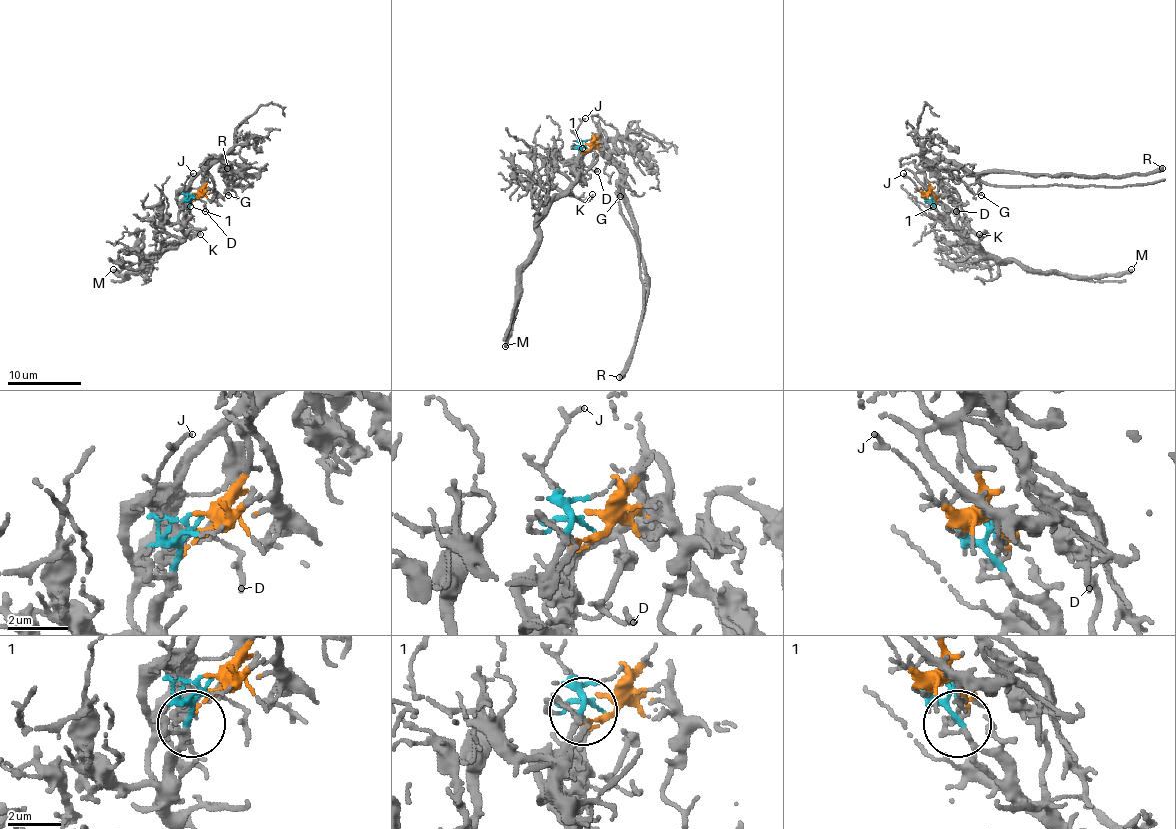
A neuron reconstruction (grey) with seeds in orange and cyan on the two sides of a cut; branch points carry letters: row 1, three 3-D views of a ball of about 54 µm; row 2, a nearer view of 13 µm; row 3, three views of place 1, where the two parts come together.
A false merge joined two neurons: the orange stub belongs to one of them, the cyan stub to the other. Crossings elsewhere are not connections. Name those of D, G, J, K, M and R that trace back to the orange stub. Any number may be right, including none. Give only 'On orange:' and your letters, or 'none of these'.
On orange: D, G, R

